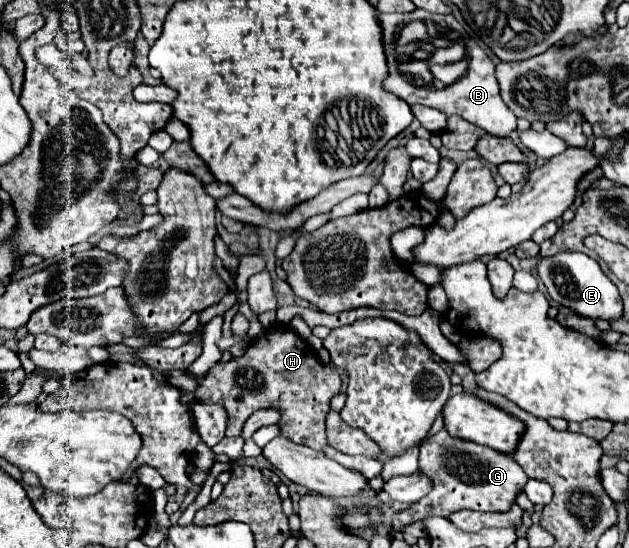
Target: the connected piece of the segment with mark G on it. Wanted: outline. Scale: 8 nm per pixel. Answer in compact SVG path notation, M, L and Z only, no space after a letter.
M445 429L431 435L421 445L419 471L431 479L433 487L425 499L419 499L417 503L393 515L393 529L397 531L403 531L407 525L423 521L433 515L447 519L451 513L461 509L499 511L499 513L509 511L517 495L523 491L525 483L529 481L521 465L511 455L505 455L485 445L477 445L473 441L461 441L457 437L451 437Z

